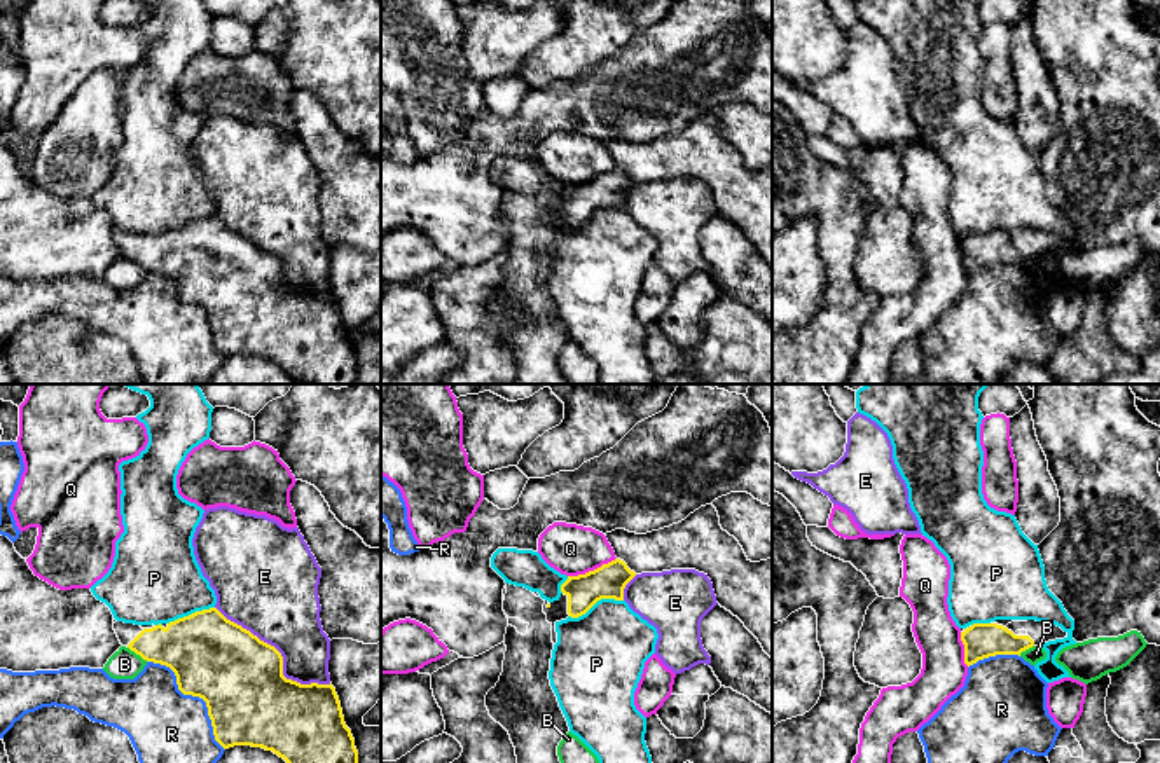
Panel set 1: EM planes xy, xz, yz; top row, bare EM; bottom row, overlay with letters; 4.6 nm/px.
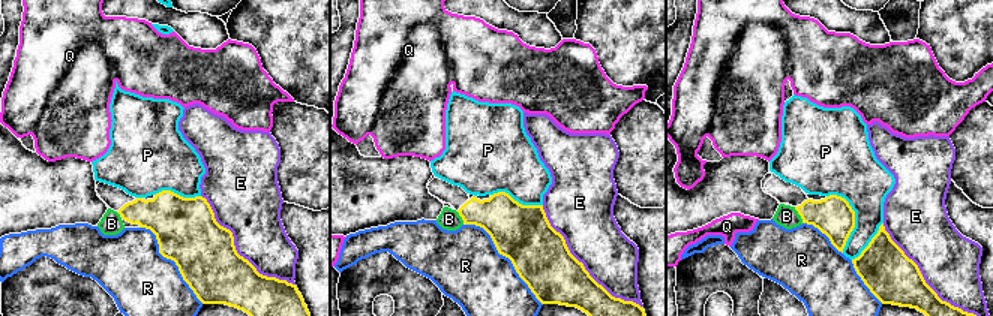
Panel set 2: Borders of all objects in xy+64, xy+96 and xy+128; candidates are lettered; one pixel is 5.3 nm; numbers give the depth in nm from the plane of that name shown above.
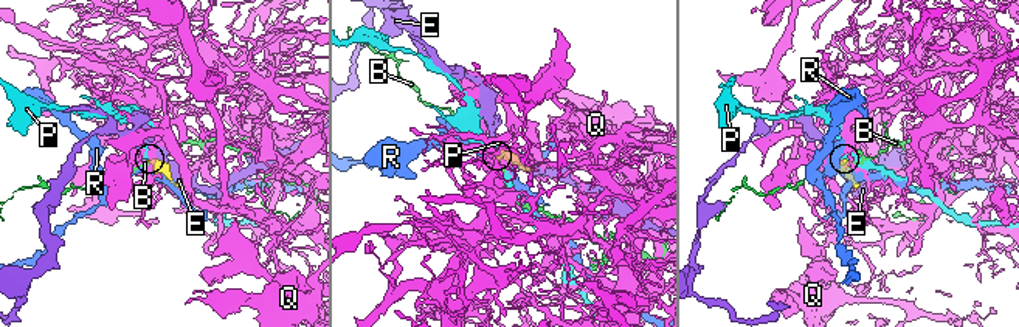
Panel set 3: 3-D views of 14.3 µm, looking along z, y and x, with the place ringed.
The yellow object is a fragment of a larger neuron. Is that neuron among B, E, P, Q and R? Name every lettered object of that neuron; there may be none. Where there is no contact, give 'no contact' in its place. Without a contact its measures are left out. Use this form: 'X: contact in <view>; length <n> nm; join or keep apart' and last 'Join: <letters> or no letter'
B: contact in xy; length 120 nm; keep apart
E: contact in xy; length 650 nm; keep apart
P: contact in xz; length 260 nm; keep apart
Q: contact in xz; length 240 nm; keep apart
R: contact in xy; length 550 nm; keep apart
Join: no letter

